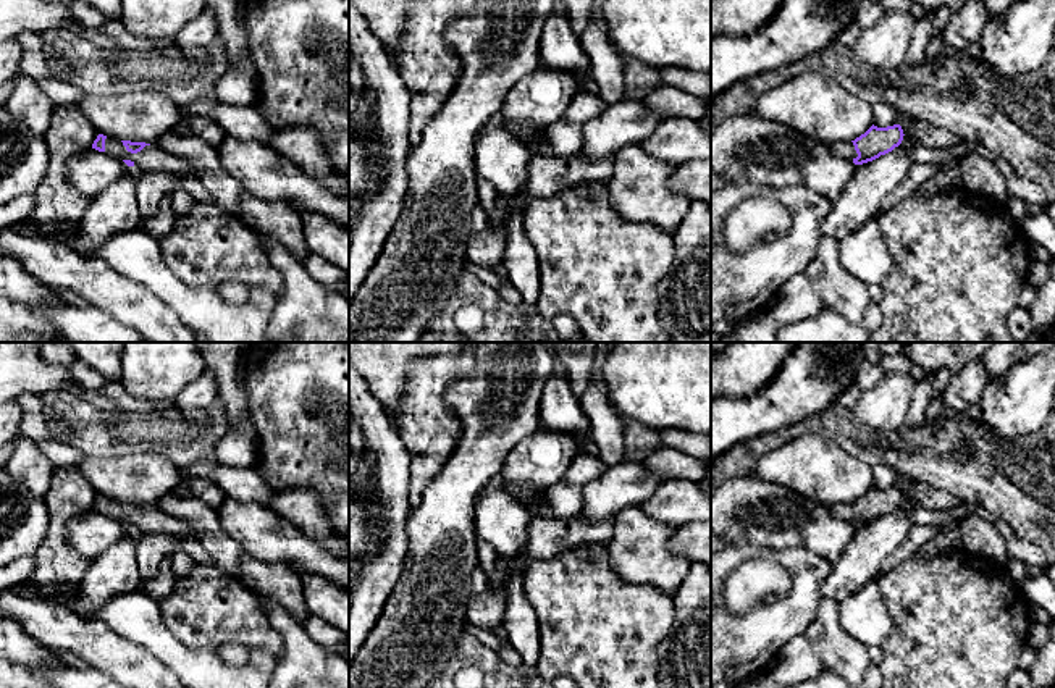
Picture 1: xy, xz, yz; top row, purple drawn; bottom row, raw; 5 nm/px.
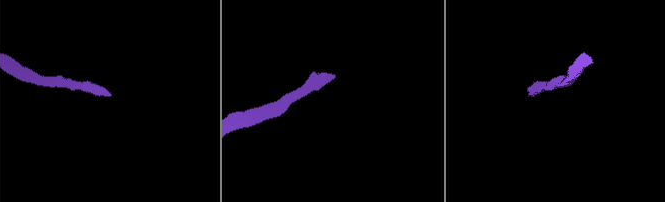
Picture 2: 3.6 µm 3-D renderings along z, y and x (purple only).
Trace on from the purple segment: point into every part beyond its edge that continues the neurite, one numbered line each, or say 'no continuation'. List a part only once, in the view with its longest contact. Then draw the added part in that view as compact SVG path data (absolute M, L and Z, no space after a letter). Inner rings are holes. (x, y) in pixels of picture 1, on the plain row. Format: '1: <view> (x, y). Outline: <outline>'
1: xy (152, 519). Outline: M107 499L105 515L120 522L131 522L139 535L160 533L174 538L197 538L191 523L166 514L157 504L145 507L137 515L131 515L121 502Z

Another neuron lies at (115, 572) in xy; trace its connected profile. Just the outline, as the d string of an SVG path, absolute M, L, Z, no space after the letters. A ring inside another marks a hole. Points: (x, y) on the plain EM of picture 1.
M129 528L126 538L118 539L108 551L90 560L71 604L78 615L89 617L115 596L141 588L136 560L139 536L134 528Z

